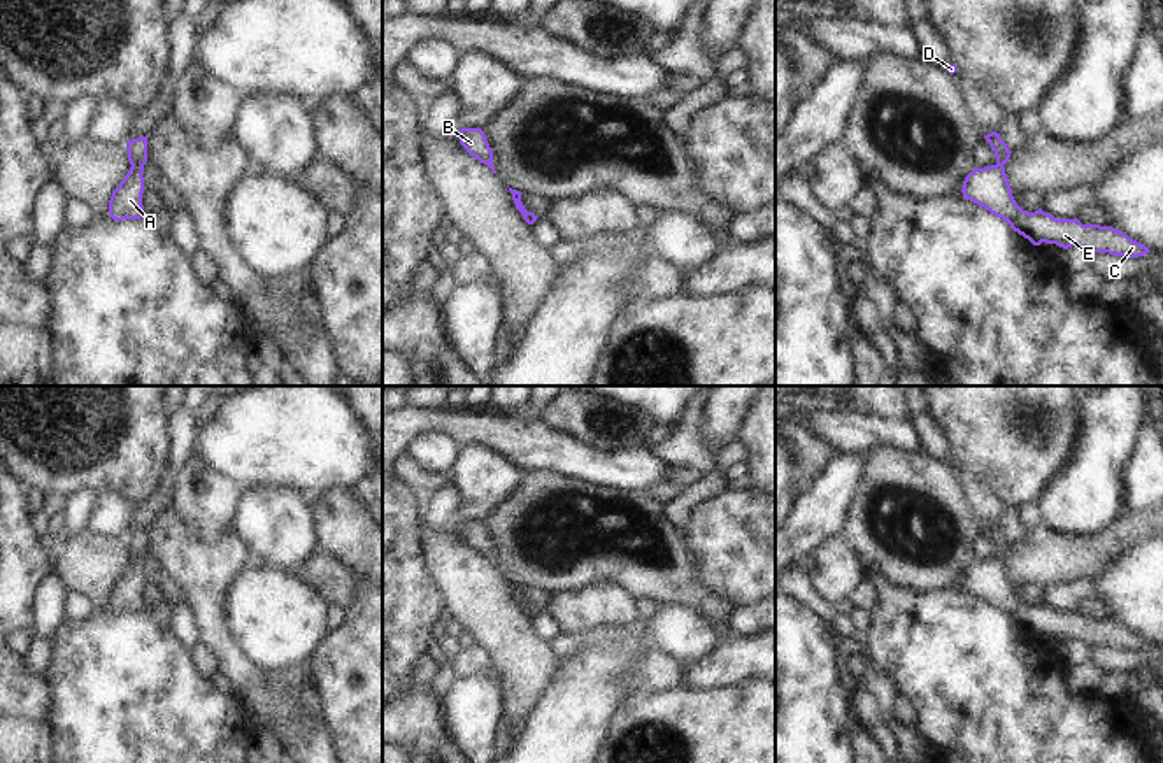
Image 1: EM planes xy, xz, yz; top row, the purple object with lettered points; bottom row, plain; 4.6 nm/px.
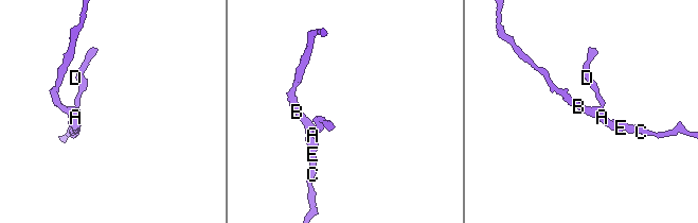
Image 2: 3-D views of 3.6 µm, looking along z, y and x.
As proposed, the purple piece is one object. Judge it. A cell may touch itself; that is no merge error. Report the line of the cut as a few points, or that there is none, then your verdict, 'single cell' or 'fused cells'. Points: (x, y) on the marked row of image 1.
no cut; single cell

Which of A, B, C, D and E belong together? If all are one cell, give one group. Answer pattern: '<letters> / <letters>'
A B C D E

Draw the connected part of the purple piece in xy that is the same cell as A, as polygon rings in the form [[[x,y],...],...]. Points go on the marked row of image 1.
[[[147,135],[126,142],[130,170],[109,200],[109,214],[114,221],[144,217],[144,165],[147,161]]]

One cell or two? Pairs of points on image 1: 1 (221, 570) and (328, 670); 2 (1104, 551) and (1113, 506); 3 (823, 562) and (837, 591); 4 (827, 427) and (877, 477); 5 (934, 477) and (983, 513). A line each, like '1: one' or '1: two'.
1: two
2: two
3: one
4: two
5: two

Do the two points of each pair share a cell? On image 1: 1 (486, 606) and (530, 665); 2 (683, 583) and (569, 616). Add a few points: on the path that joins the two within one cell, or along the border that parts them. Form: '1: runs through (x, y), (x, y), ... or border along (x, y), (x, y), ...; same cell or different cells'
1: runs through (495, 620), (516, 651); same cell
2: border along (595, 581), (613, 579), (635, 598); different cells

